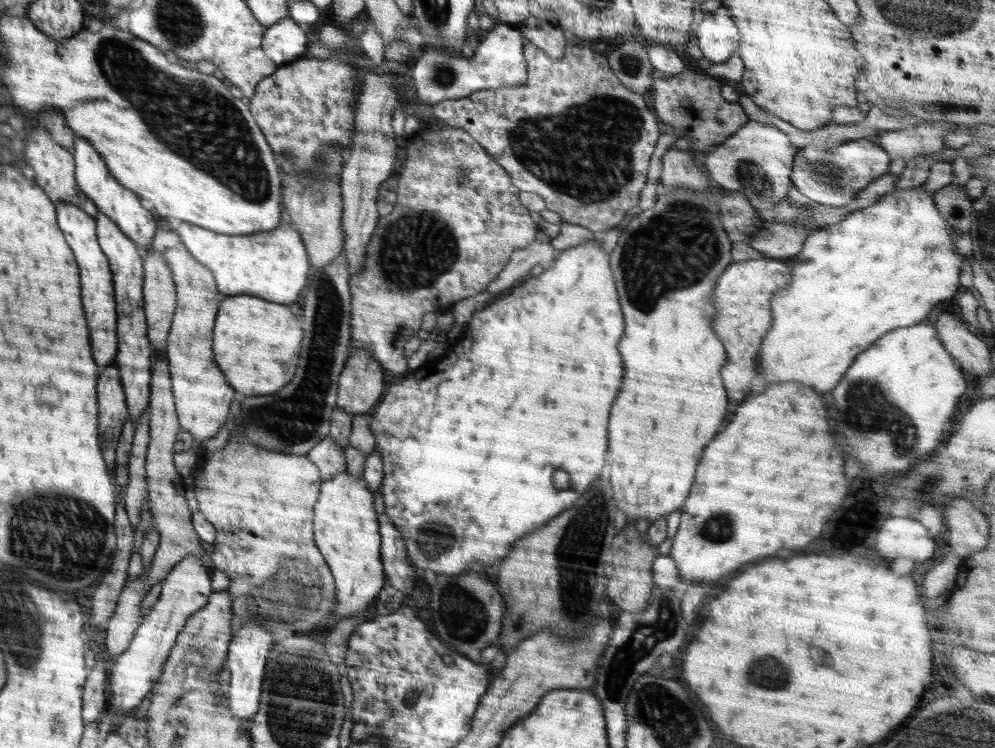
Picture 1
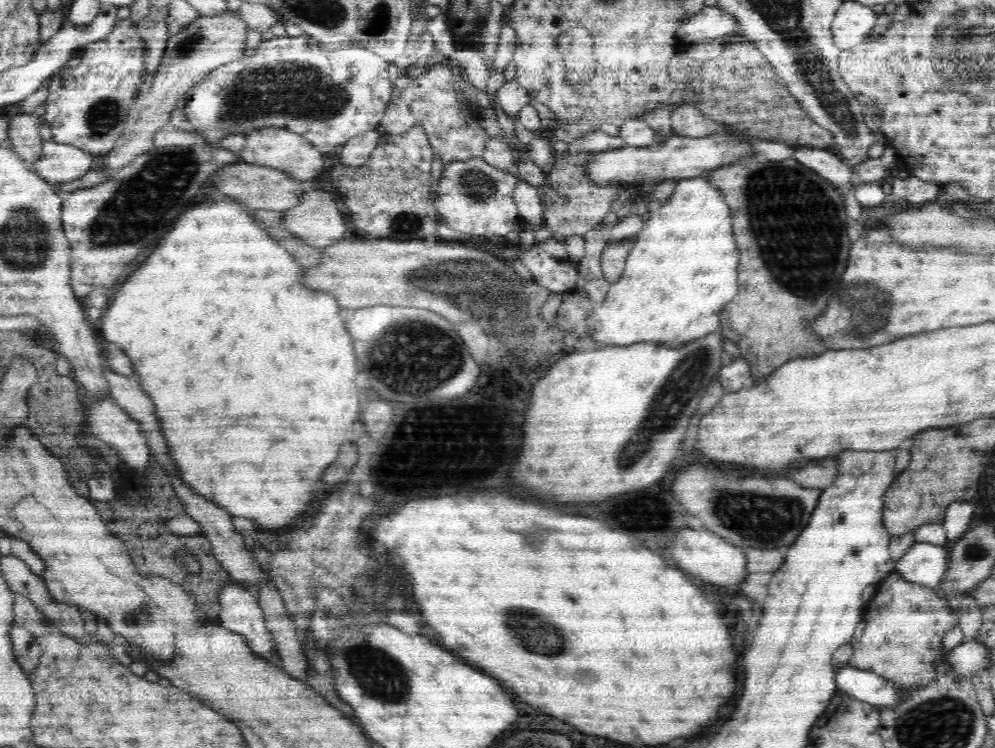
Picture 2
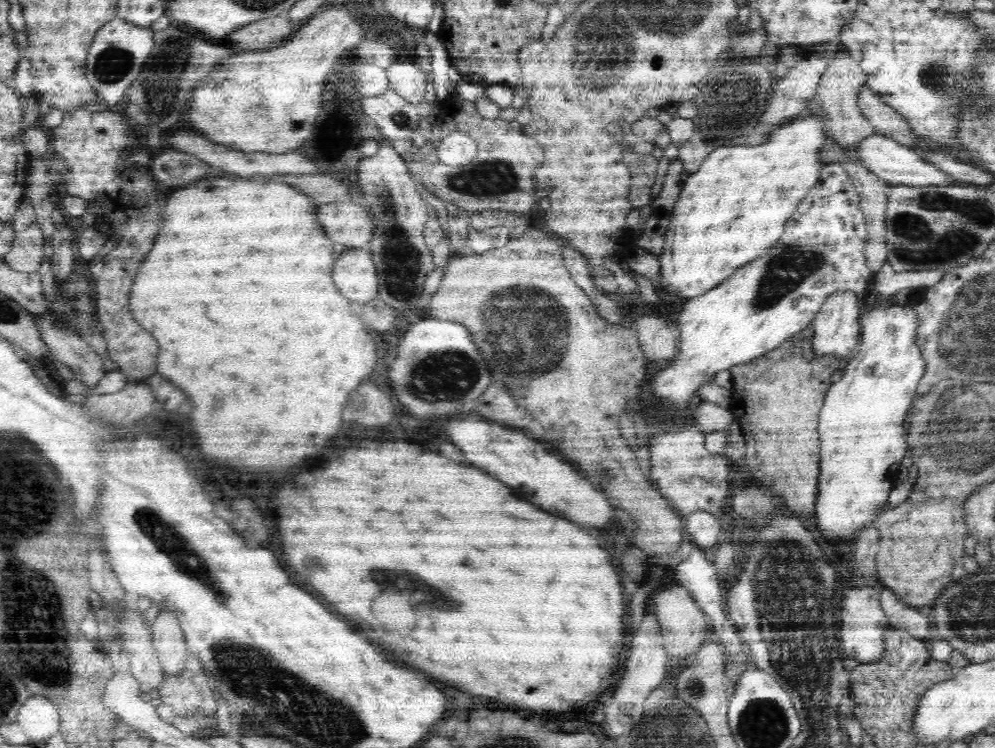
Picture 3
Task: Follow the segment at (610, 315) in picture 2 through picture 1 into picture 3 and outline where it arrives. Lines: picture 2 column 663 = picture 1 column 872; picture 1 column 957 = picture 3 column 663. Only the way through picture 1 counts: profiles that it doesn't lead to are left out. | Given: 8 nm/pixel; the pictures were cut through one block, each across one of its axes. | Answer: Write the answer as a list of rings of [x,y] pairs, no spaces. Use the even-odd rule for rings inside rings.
[[[807,53],[796,68],[791,68],[784,78],[775,80],[780,84],[776,84],[759,125],[759,133],[768,133],[768,140],[755,146],[726,145],[715,148],[694,174],[684,177],[680,196],[674,202],[672,218],[666,229],[666,248],[659,258],[659,282],[666,294],[676,294],[687,299],[702,296],[730,278],[738,268],[768,254],[768,250],[783,235],[785,224],[791,220],[810,188],[818,182],[821,168],[826,165],[819,156],[819,150],[828,138],[824,125],[825,116],[816,117],[807,113],[808,104],[815,98],[820,78],[826,68],[827,60]]]

